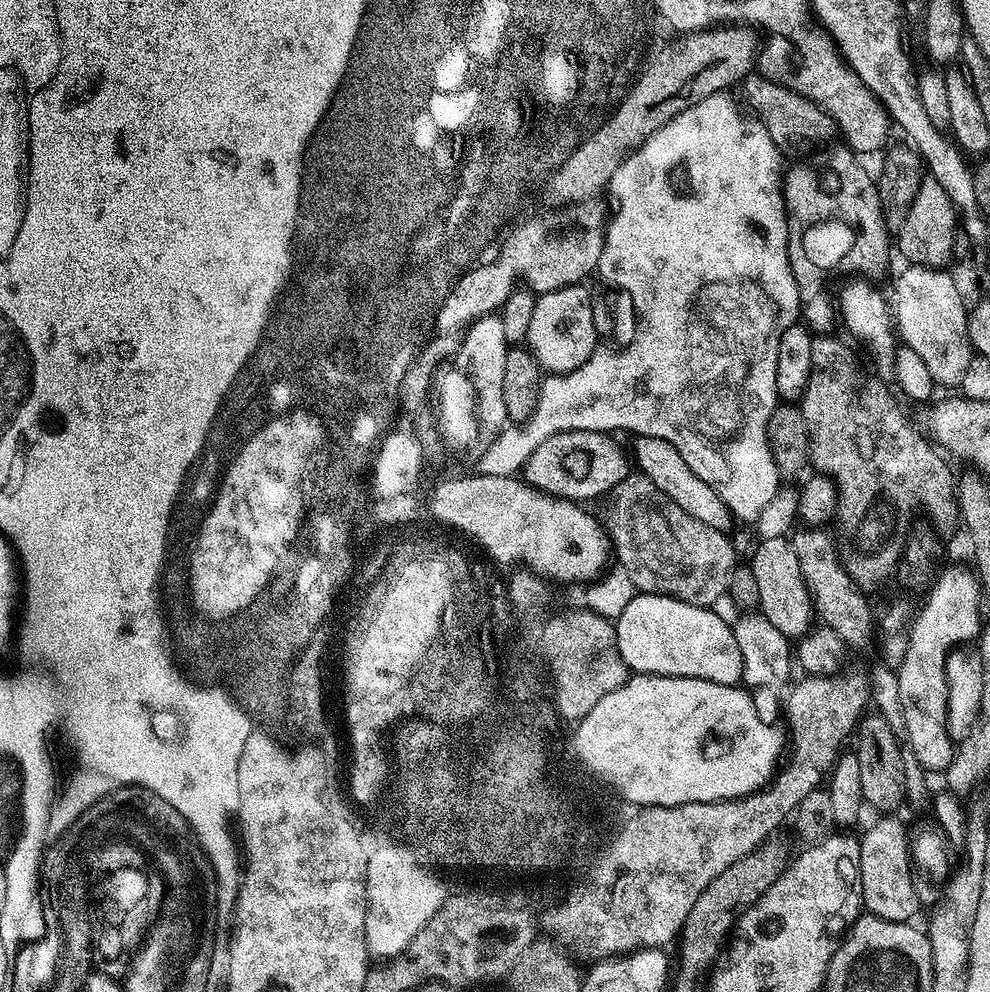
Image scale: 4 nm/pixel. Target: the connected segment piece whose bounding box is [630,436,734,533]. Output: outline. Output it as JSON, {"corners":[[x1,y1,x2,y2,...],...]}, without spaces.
{"corners":[[636,436,633,441,630,456,635,467,636,464,640,467,637,468,639,475,650,478,650,482,654,482,654,486,658,486,658,490,662,490,662,494,670,498,670,502,682,506,682,510,698,518,698,522,706,522,708,526,718,529,719,532,729,531,728,527,734,524,732,511,724,505,722,498,718,498,715,490,706,486,706,482,702,482,702,478,698,478,698,474,694,474,690,466,686,466,686,458,682,458,682,454,678,454,678,450,670,446,670,442,653,436]]}

